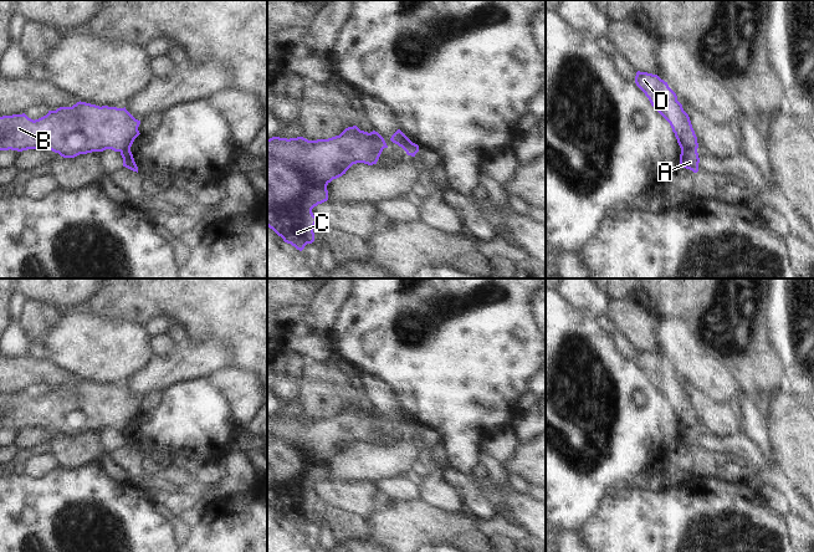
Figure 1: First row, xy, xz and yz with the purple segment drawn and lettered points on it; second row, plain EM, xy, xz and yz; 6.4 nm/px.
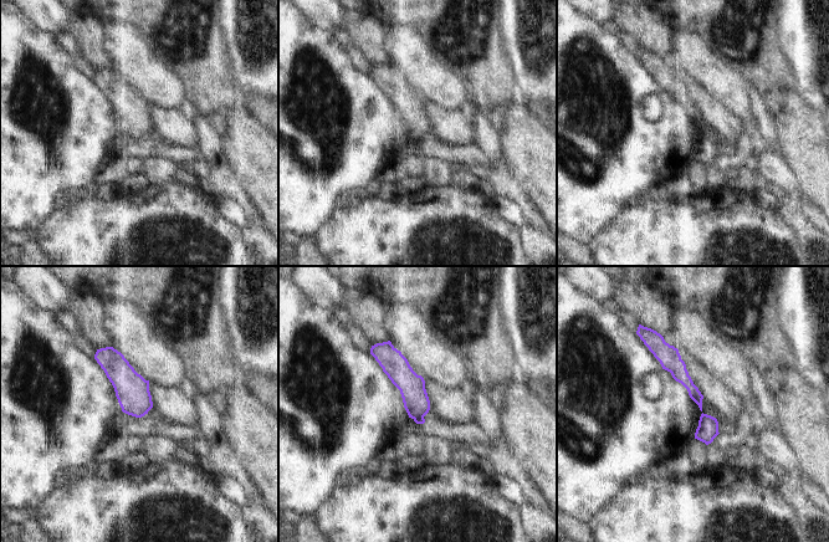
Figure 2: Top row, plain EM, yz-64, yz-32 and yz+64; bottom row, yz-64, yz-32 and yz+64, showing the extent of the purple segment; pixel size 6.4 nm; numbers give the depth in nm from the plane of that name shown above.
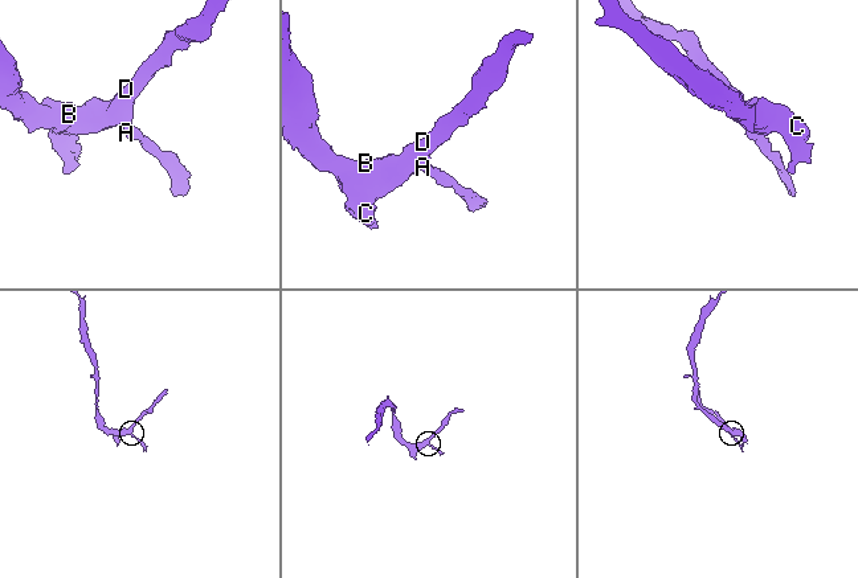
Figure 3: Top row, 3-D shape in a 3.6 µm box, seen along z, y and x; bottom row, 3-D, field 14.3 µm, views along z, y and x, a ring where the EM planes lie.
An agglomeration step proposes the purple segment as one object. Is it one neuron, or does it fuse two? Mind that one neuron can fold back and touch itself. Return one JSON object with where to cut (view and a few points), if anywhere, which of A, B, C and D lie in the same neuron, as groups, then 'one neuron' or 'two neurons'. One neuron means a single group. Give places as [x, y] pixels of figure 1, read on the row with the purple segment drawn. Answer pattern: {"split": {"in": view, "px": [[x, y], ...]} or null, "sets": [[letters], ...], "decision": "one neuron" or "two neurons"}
{"split": {"in": "yz", "px": [[696, 148], [684, 148], [681, 151]]}, "sets": [["A"], ["B", "C", "D"]], "decision": "two neurons"}

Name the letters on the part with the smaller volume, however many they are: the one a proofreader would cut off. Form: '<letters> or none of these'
A

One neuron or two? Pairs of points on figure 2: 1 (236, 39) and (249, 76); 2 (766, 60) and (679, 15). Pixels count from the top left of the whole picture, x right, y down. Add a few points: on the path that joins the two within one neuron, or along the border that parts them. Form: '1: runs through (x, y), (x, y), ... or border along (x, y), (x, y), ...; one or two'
1: runs through (245, 47), (249, 51), (249, 67); one
2: runs through (745, 54), (726, 35), (700, 22); one

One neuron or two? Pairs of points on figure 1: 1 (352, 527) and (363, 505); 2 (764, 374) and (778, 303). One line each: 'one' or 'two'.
1: two
2: two

